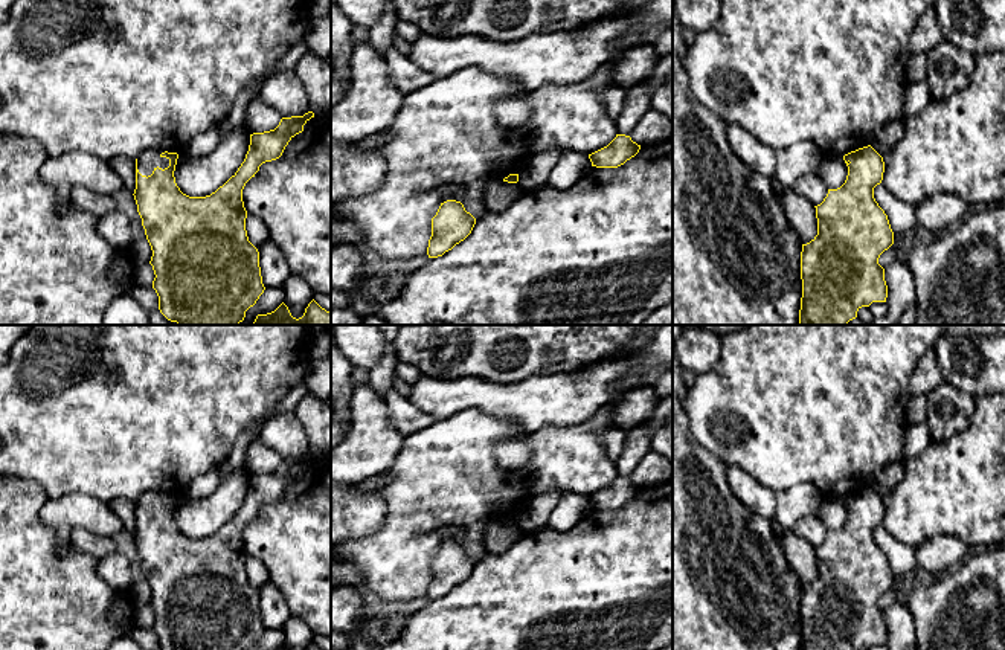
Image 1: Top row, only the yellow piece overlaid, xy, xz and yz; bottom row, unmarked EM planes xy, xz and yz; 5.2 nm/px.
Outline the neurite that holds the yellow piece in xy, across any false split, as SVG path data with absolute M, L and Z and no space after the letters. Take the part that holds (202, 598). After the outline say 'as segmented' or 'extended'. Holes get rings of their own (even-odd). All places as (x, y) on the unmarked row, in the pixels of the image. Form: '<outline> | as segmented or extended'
M313 453L282 459L275 471L250 476L249 493L238 513L206 539L189 539L177 528L177 494L148 491L136 500L133 537L153 592L149 606L156 616L153 630L159 638L159 650L250 650L256 645L265 629L259 594L246 572L242 531L262 505L282 497L288 484L303 473L311 459Z | extended

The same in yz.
M871 487L843 502L846 522L814 548L817 577L802 586L801 650L862 650L888 639L878 600L894 586L894 574L874 540L885 504Z | as segmented

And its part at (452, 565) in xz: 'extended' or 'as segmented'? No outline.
as segmented

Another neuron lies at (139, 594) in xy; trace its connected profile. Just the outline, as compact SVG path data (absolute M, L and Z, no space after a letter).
M146 580L134 581L125 595L134 609L148 606L153 598L153 592Z

